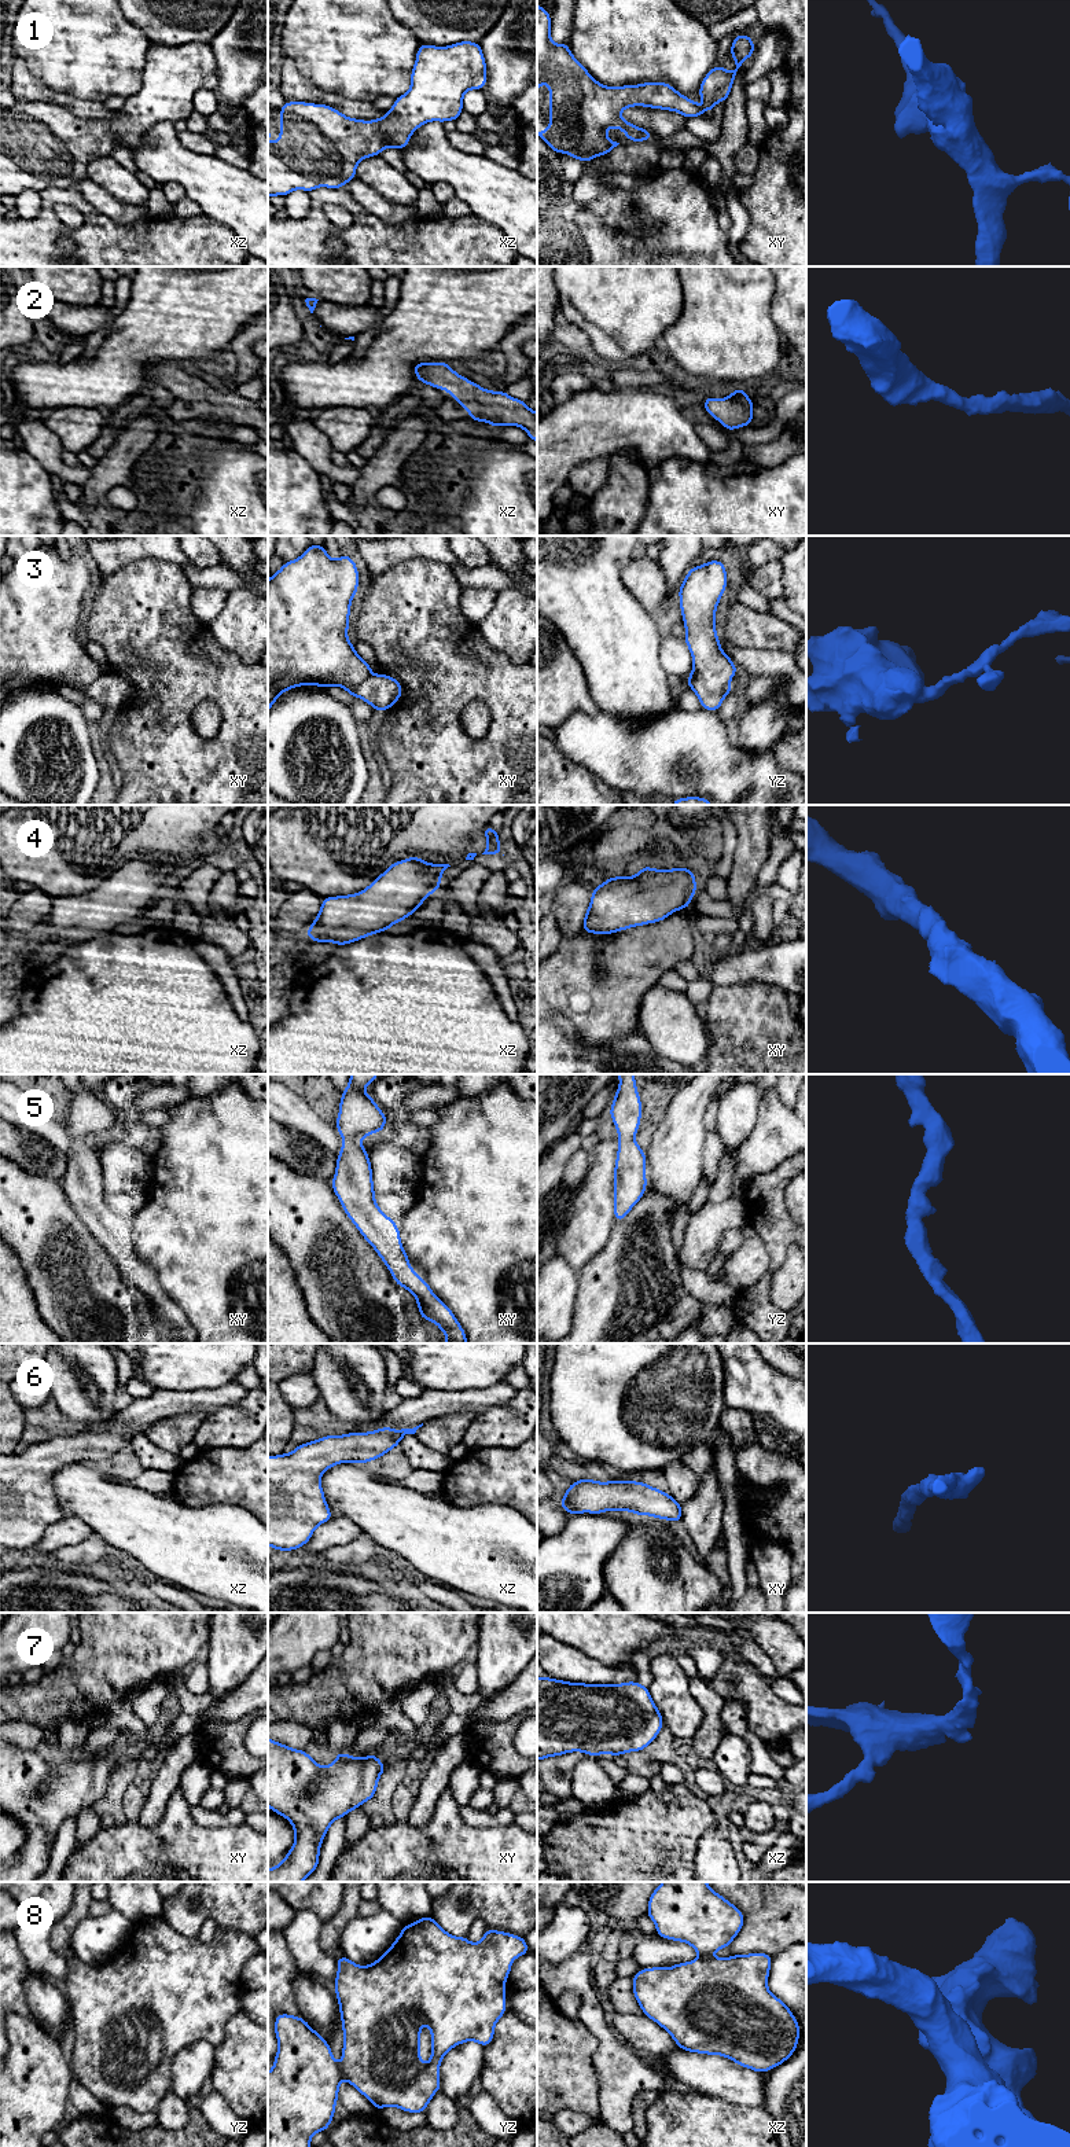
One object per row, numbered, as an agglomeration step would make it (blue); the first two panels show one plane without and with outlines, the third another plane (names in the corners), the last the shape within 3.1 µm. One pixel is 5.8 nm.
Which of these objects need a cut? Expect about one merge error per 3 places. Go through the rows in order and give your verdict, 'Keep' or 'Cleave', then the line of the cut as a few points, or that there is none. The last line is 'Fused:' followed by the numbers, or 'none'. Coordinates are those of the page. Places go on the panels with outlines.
1: Keep. No split
2: Keep. No split
3: Cleave. Split along xy (371, 673), (355, 688), (356, 695)
4: Keep. No split
5: Keep. No split
6: Keep. No split
7: Keep. No split
8: Cleave. Split along yz (339, 2066), (344, 2077)
Fused: 3, 8

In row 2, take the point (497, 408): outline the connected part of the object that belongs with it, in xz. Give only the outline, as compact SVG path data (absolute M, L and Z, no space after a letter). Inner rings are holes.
M416 363L413 371L419 382L446 390L462 404L475 422L486 422L494 427L522 427L530 440L537 442L537 412L525 401L505 391L490 391L456 374L449 363Z

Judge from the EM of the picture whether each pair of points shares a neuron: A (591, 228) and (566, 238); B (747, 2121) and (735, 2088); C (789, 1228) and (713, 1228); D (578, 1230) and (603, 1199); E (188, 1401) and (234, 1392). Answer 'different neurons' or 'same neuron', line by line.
A: different neurons
B: different neurons
C: different neurons
D: same neuron
E: same neuron

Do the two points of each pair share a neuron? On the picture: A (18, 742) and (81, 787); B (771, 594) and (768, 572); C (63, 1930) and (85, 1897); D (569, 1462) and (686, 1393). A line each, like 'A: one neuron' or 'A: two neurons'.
A: one neuron
B: one neuron
C: one neuron
D: two neurons

